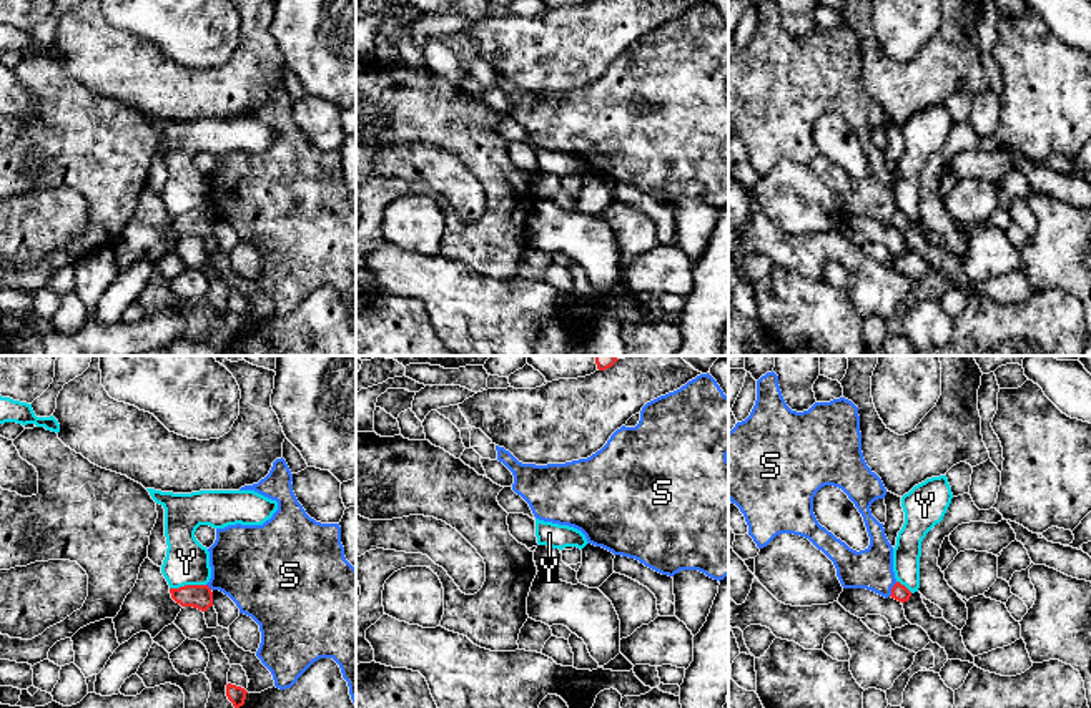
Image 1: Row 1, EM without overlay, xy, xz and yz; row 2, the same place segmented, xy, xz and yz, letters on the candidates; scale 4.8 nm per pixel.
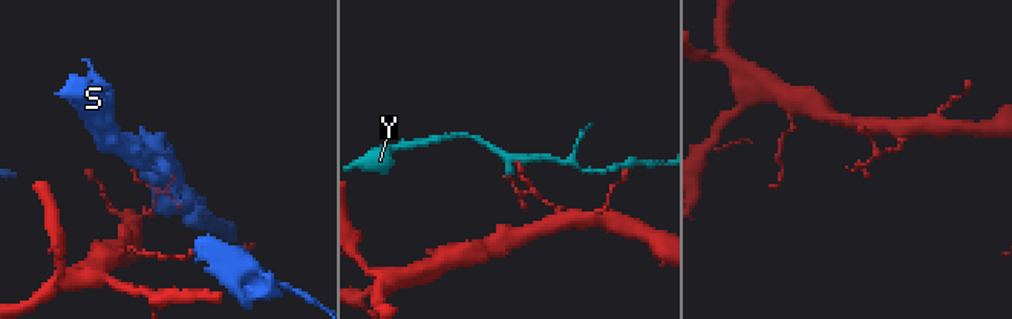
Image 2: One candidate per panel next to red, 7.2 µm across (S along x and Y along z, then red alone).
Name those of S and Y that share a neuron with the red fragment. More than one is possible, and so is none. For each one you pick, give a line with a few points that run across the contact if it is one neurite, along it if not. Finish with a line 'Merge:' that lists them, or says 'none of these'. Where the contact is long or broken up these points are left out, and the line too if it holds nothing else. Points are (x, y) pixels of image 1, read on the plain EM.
Merge: none of these

